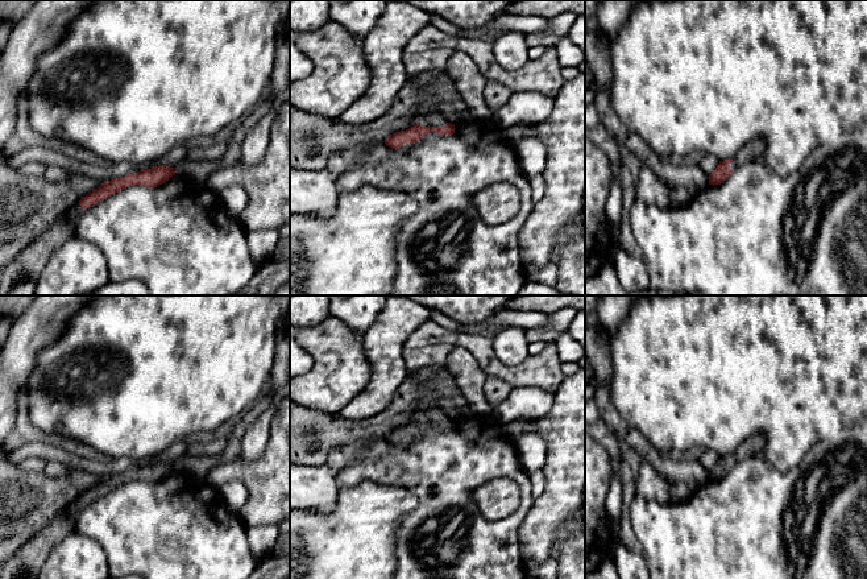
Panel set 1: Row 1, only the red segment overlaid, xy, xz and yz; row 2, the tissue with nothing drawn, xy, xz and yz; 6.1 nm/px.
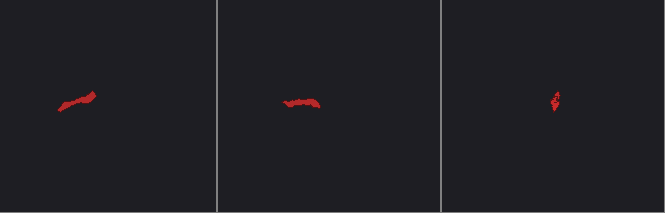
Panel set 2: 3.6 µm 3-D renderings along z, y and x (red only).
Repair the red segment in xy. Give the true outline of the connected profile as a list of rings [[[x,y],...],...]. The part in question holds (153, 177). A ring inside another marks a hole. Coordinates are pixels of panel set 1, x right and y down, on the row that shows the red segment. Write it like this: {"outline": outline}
{"outline": [[[159,165],[101,183],[62,215],[46,232],[3,269],[0,273],[0,295],[7,295],[22,280],[37,282],[50,256],[75,235],[74,220],[80,211],[129,186],[157,187],[169,181],[175,173],[177,170],[173,168]]]}

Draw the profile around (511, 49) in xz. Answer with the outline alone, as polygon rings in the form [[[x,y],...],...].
[[[506,32],[493,42],[497,62],[502,67],[515,70],[527,63],[530,47],[526,36],[522,32]]]

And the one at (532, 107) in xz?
[[[536,91],[513,92],[509,102],[494,111],[493,119],[503,128],[522,123],[536,125],[551,116],[552,108],[551,96]]]

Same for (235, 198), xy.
[[[240,186],[227,187],[220,191],[220,195],[228,212],[235,218],[238,218],[238,215],[248,204],[248,194]]]

